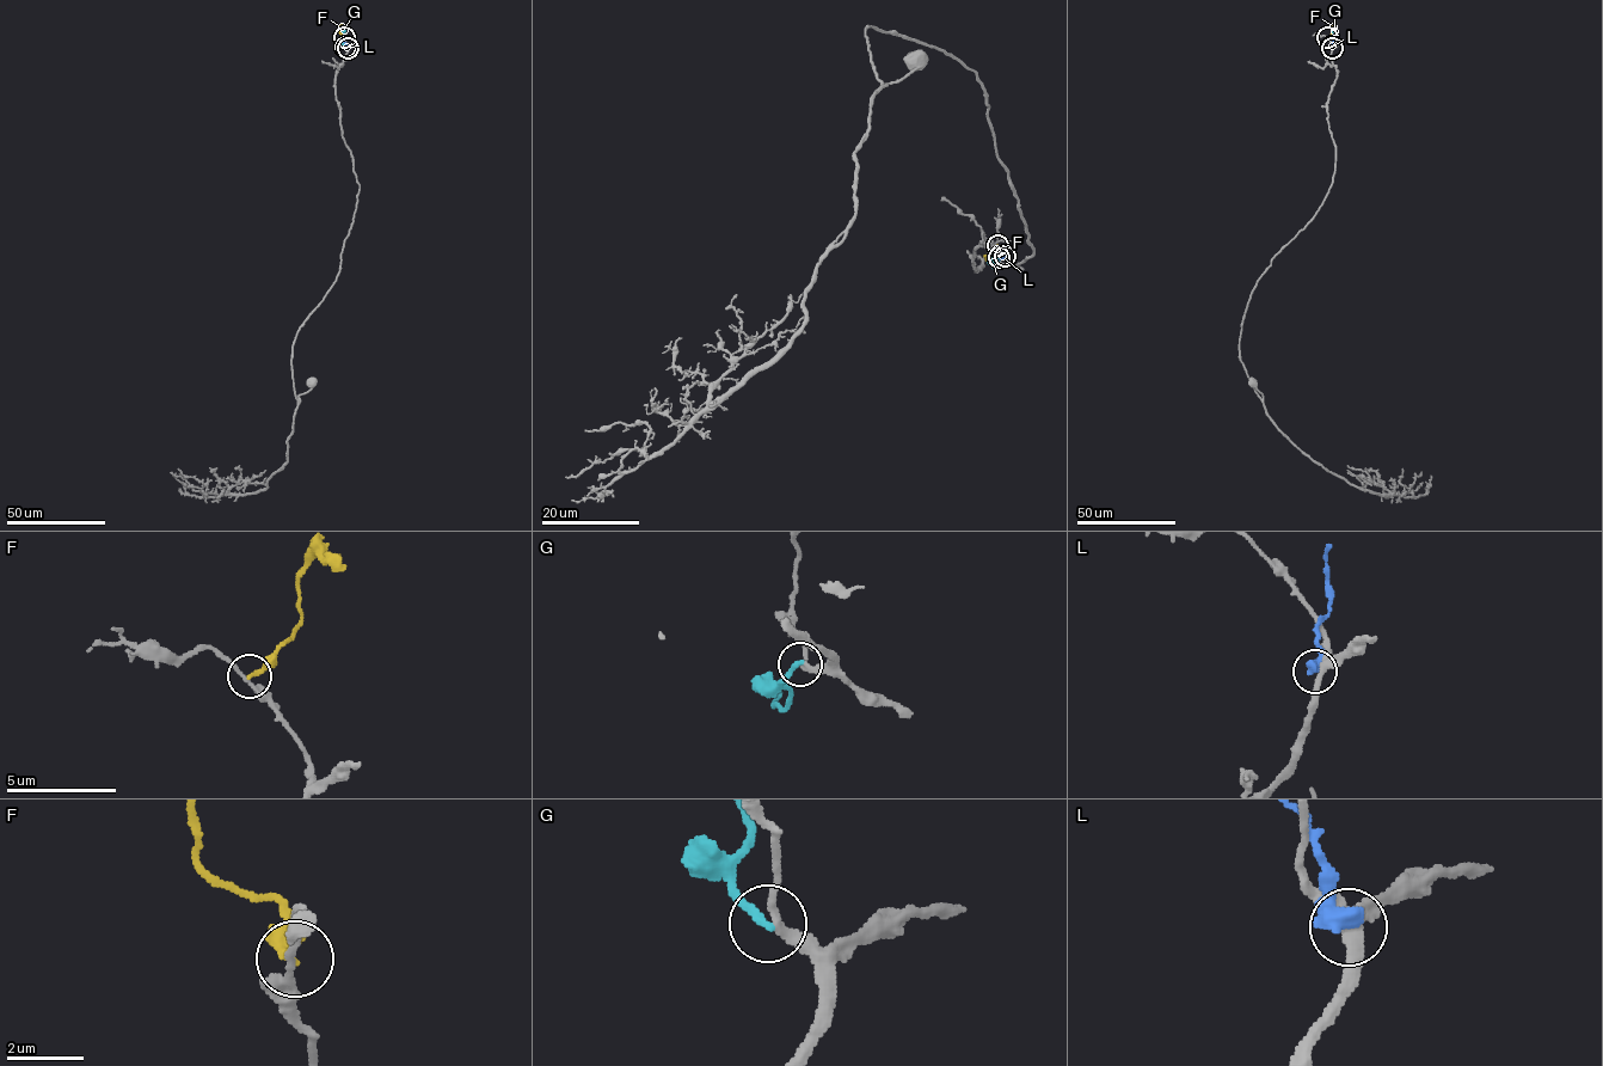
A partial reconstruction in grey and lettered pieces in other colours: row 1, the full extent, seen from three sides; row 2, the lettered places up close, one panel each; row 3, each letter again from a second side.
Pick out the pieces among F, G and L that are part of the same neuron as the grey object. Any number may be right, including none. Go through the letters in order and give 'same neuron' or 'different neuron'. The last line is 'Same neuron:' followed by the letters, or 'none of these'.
F: different neuron
G: same neuron
L: different neuron
Same neuron: G

